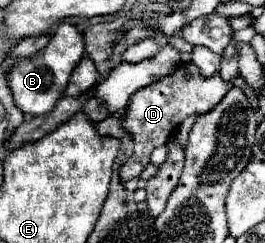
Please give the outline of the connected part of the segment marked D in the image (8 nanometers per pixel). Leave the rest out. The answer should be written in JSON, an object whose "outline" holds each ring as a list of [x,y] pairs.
{"outline":[[[182,63],[174,73],[162,77],[160,81],[138,89],[130,101],[128,101],[128,111],[122,117],[124,129],[132,135],[134,139],[134,153],[128,159],[126,165],[120,167],[120,179],[128,181],[130,177],[138,177],[142,169],[150,163],[150,153],[168,141],[168,137],[178,129],[178,125],[184,121],[186,115],[192,113],[206,113],[214,109],[222,97],[226,95],[228,85],[220,79],[220,75],[212,77],[202,77],[200,69],[194,63]]]}

